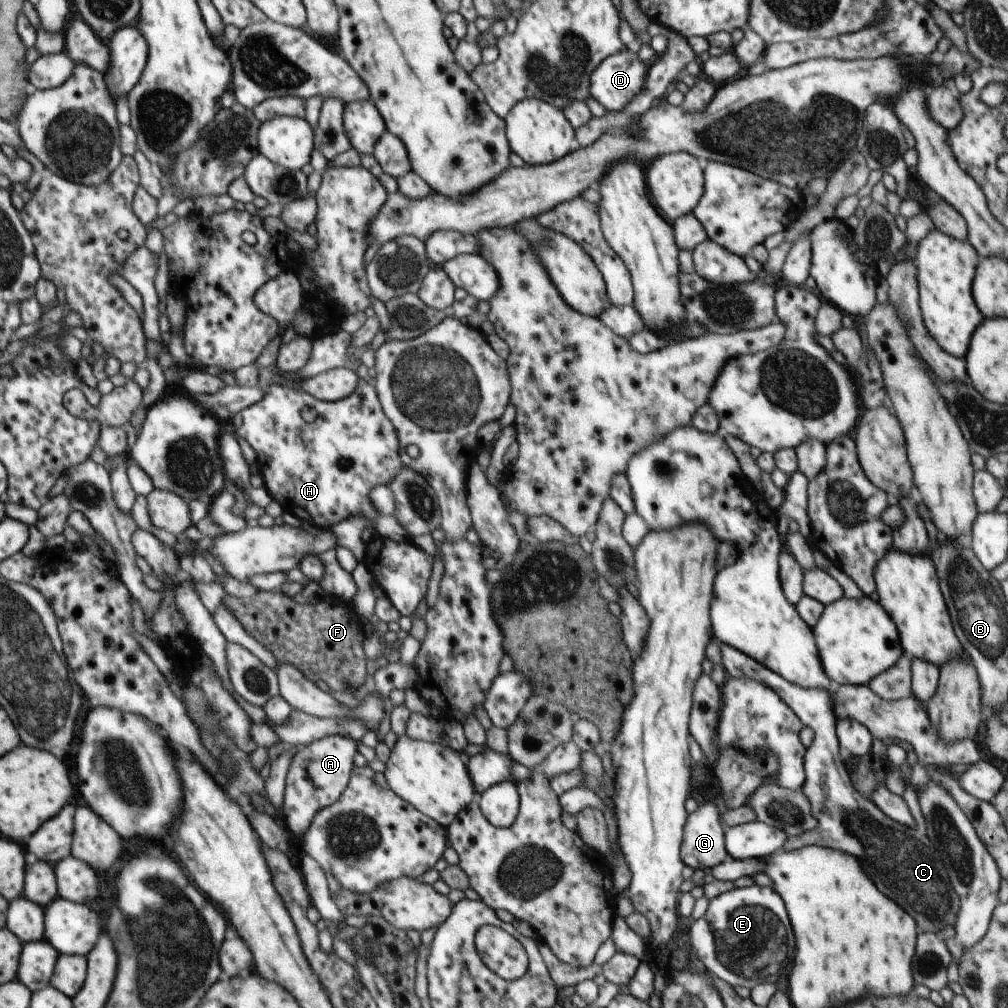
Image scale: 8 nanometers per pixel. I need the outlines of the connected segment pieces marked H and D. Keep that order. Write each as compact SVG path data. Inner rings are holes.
M364 379L359 380L356 390L349 397L336 402L315 399L309 392L292 386L271 385L262 400L233 414L232 424L238 437L246 440L256 451L254 463L271 497L280 503L285 512L296 515L298 519L310 519L322 530L351 516L378 518L380 513L370 501L370 490L379 484L389 485L406 467L400 458L397 428L386 416L374 382ZM304 406L316 409L314 422L308 423L302 418ZM341 460L346 460L348 465L342 465Z
M624 48L605 58L590 75L590 92L608 113L620 112L645 87L650 62L642 61L637 52Z

